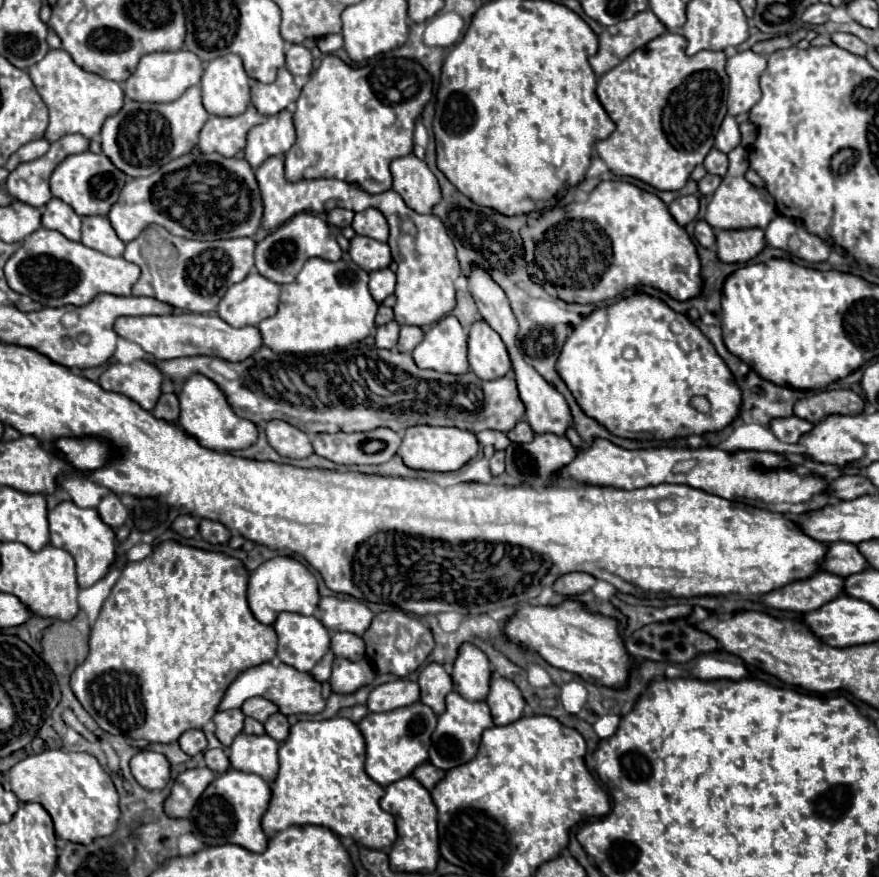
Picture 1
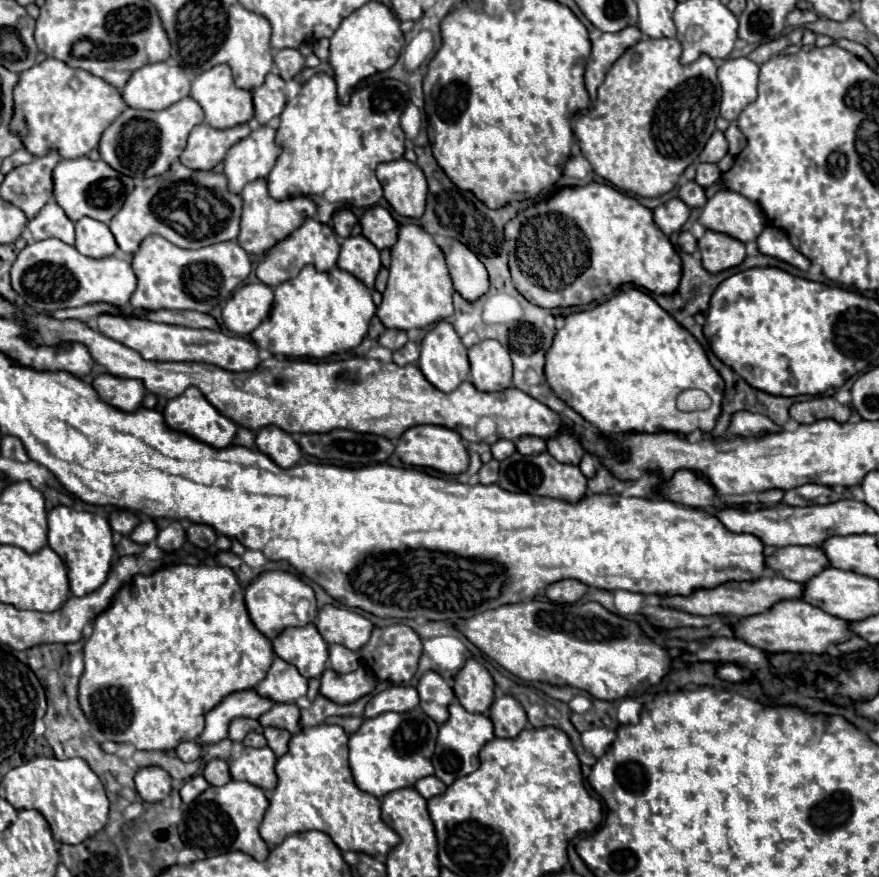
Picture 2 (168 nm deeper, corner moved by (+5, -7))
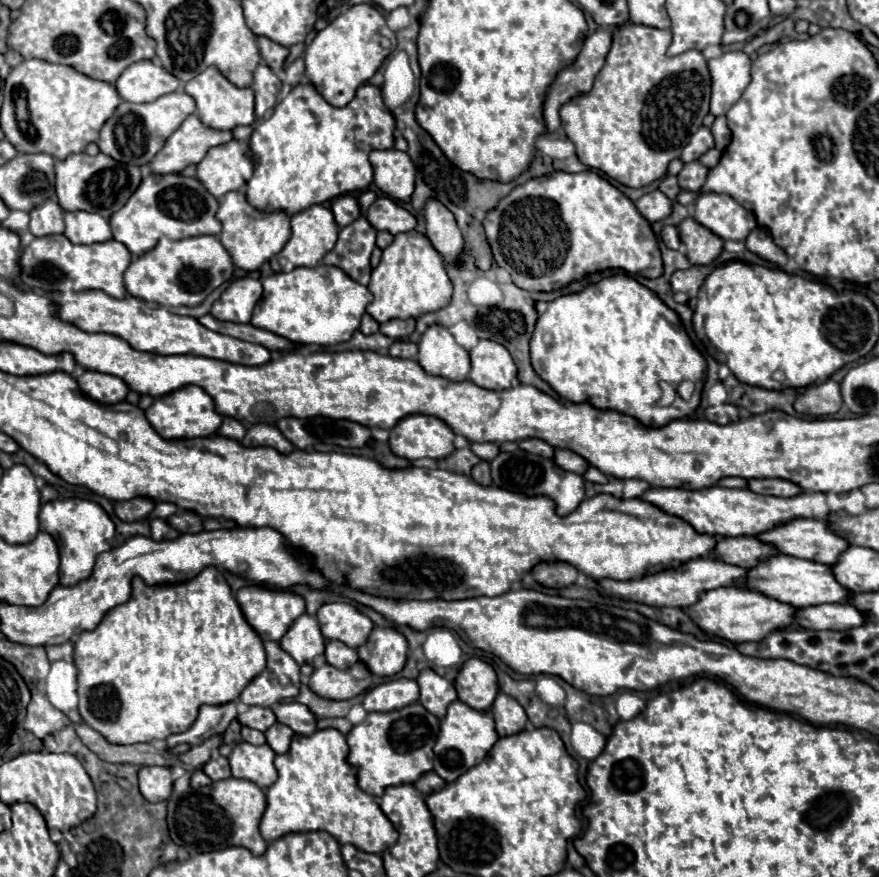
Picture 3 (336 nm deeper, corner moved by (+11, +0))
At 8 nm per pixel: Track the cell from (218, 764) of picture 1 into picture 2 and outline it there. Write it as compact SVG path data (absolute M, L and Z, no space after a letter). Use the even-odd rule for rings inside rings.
M214 758L206 764L202 776L212 784L212 786L222 786L226 782L232 780L230 776L230 770L228 770L228 762L226 760L220 760L220 758Z

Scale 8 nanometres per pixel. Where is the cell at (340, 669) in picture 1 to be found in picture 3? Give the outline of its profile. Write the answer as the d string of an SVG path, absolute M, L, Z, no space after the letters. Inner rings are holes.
M358 661L356 665L344 671L332 665L322 665L314 669L308 683L308 687L314 693L320 693L320 697L328 697L336 701L352 699L362 691L366 691L370 685L372 685L372 673L362 661Z

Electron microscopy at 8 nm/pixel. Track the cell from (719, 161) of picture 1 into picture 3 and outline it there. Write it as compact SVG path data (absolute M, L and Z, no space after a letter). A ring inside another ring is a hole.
M690 161L678 173L678 181L680 181L680 187L686 191L700 191L706 181L706 175L708 175L708 169L700 161Z

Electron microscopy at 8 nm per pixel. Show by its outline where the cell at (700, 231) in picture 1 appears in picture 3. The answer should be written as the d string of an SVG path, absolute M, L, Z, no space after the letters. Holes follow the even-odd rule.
M666 225L662 229L662 241L666 243L666 247L678 249L680 247L680 233L678 233L678 229L674 225Z

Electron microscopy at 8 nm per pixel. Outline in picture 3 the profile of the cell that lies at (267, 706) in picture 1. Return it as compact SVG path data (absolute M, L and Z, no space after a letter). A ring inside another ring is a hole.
M298 701L276 703L272 711L280 723L288 725L298 735L312 735L316 731L316 717L308 713L308 707L300 705Z

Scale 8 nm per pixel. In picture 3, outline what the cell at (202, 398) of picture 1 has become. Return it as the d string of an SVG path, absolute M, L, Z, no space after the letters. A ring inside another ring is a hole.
M186 385L164 397L158 397L146 409L146 417L162 437L210 437L222 425L222 415L216 411L212 397L208 397L208 393L196 385Z

